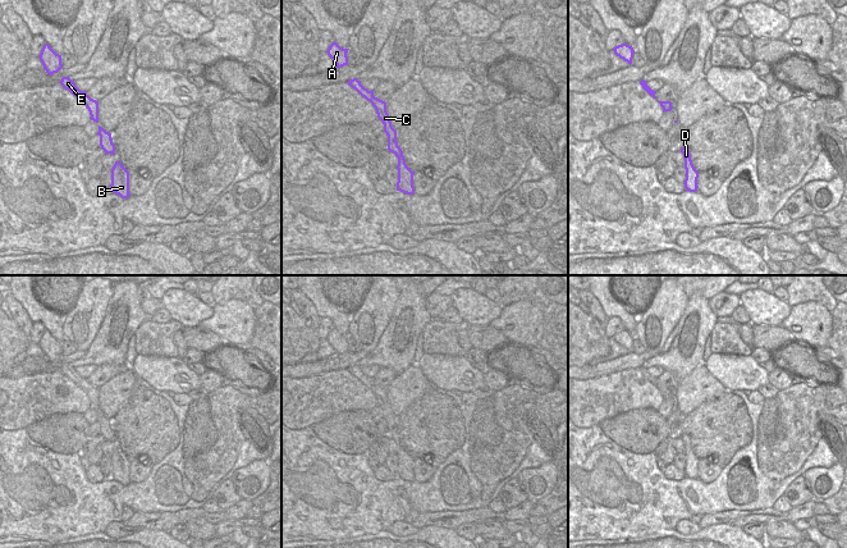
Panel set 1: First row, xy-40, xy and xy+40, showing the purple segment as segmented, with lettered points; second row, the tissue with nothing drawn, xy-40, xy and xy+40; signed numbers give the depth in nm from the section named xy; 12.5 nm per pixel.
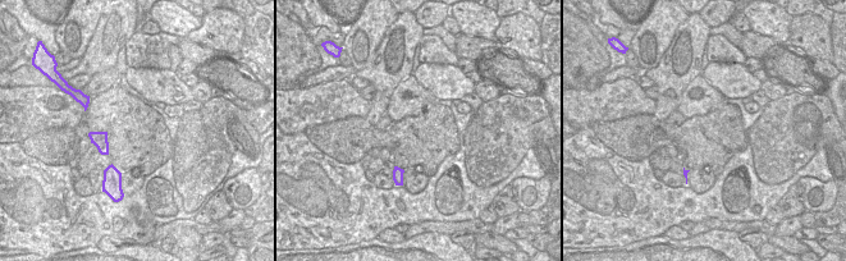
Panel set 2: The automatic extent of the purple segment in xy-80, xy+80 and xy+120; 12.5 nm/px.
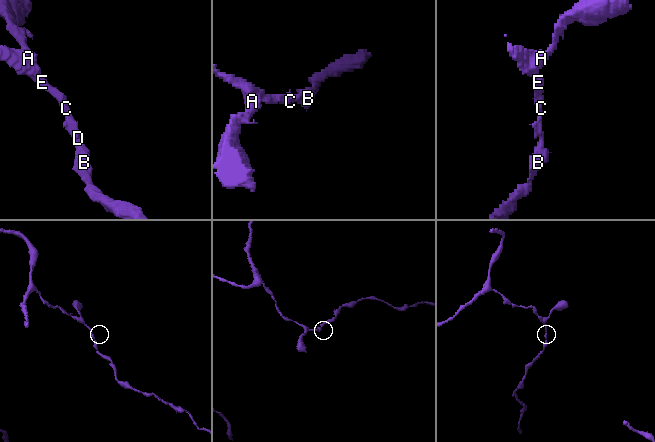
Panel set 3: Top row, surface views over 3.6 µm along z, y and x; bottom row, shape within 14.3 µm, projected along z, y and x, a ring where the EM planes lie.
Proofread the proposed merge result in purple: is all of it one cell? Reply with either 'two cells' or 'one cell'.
one cell

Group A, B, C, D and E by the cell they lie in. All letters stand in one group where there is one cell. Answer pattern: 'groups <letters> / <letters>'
groups A B C D E

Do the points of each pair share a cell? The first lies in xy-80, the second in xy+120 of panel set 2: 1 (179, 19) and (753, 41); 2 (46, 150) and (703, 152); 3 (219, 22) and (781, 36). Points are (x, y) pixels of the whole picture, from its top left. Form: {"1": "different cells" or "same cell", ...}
{"1": "different cells", "2": "same cell", "3": "different cells"}

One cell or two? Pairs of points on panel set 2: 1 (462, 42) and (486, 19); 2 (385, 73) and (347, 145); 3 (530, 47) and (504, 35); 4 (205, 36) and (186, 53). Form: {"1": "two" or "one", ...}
{"1": "two", "2": "two", "3": "one", "4": "two"}

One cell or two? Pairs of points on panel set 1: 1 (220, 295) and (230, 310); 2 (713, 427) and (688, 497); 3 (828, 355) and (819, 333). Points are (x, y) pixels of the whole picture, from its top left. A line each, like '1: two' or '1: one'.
1: two
2: two
3: two

